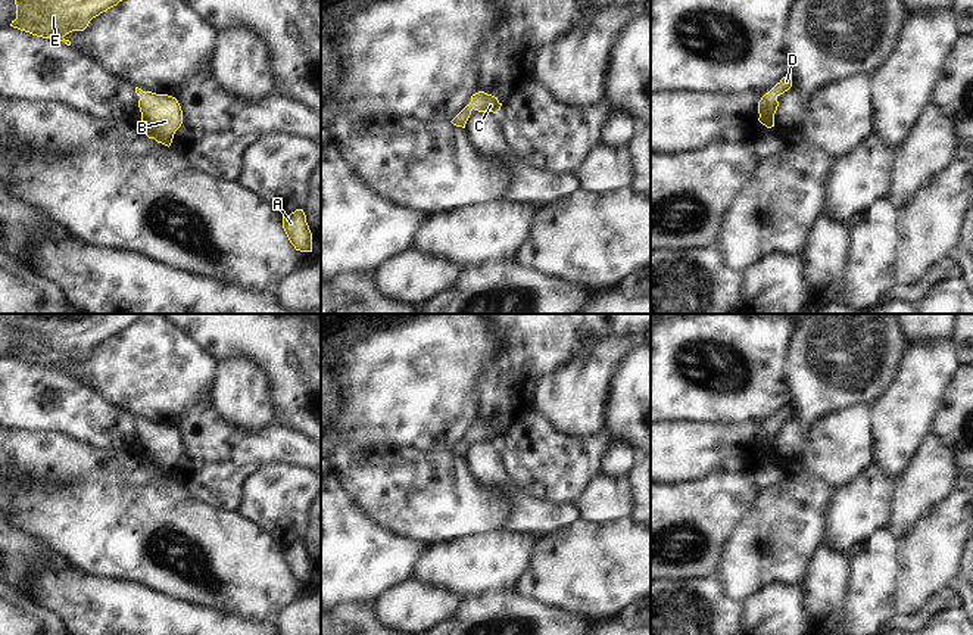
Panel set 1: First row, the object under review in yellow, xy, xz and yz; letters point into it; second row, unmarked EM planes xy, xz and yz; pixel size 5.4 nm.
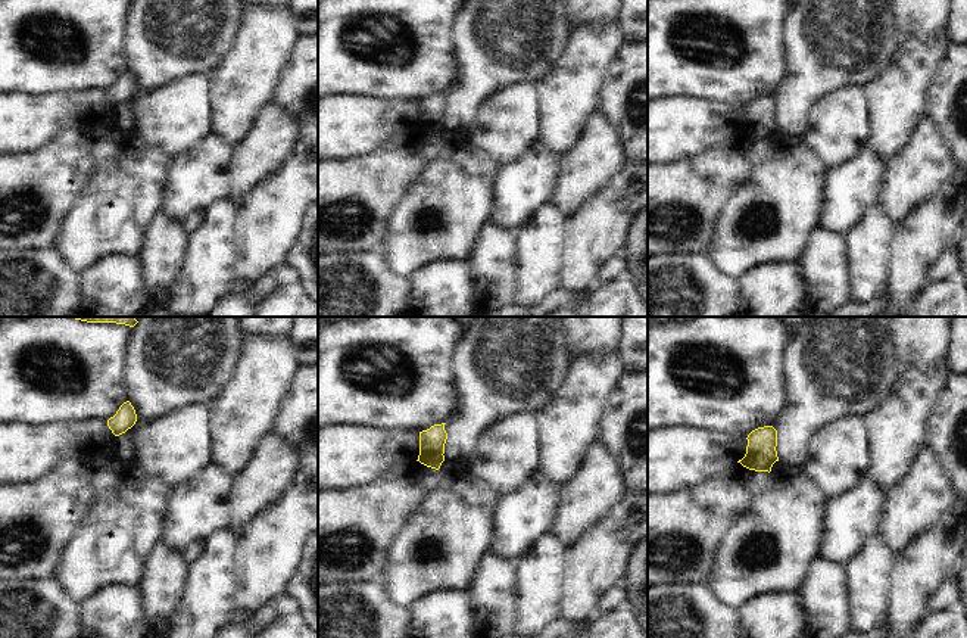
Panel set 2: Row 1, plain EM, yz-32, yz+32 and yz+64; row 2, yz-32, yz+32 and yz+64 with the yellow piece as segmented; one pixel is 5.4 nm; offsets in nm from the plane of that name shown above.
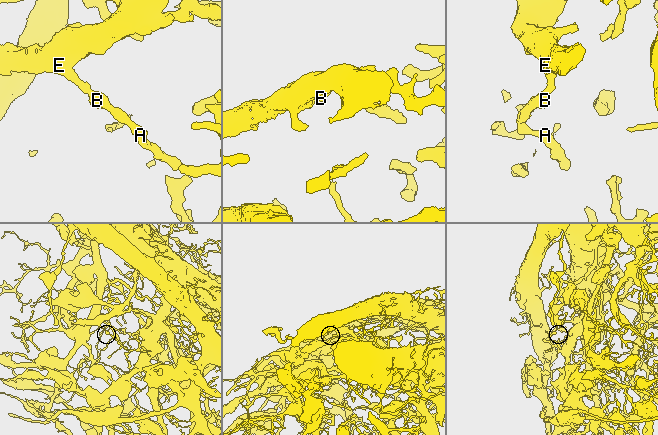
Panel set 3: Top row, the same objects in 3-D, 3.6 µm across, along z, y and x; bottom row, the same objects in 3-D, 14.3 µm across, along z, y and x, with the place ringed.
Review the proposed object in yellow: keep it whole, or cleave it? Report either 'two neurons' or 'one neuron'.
one neuron

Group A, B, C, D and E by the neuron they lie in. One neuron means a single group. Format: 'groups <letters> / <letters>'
groups A B C D E

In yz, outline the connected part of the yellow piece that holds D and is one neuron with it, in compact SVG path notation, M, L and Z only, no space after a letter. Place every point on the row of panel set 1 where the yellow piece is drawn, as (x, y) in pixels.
M792 74L783 77L768 93L758 102L758 121L767 128L774 127L774 113L777 110L777 97L792 87Z

